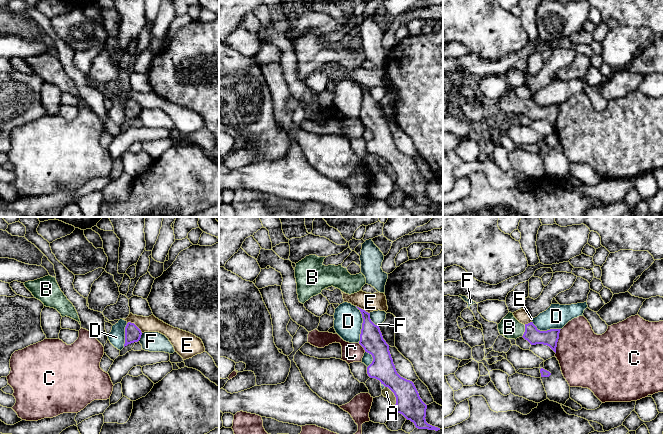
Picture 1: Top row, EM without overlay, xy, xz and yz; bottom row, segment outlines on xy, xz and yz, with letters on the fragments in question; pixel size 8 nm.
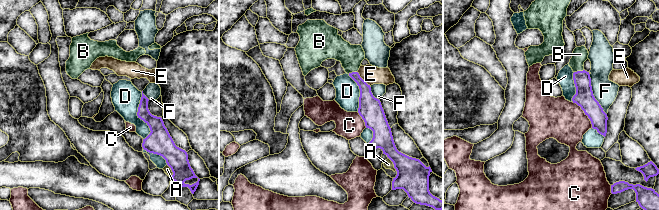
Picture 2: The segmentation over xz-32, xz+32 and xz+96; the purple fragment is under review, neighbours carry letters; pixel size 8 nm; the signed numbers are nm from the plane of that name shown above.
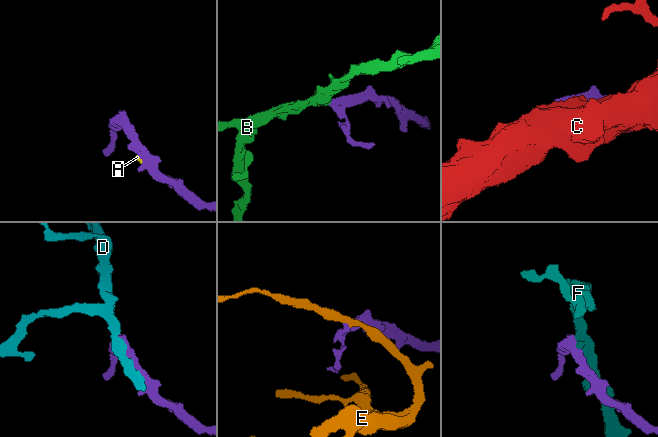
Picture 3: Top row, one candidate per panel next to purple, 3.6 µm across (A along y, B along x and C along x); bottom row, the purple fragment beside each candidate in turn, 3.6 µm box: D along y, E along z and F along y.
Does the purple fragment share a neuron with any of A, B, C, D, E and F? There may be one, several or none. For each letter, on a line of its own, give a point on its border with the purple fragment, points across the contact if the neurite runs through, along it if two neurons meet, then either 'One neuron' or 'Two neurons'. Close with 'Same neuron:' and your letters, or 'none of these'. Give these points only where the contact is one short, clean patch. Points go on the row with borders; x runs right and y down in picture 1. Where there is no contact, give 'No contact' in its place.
A: Touches purple at xz (394, 394). Boundary: xz (385, 386), (395, 397), (394, 405). Two neurons
B: Touches purple at yz (525, 331). Path across: yz (534, 336), (525, 331), (509, 327). One neuron
C: Touches purple at yz (557, 341). Two neurons
D: Touches purple at xz (362, 324). Two neurons
E: Touches purple at xy (135, 325). Boundary: xy (127, 322), (132, 322), (142, 332). Two neurons
F: Touches purple at xz (370, 320). Boundary: xz (369, 313), (369, 318), (378, 326). Two neurons
Same neuron: B

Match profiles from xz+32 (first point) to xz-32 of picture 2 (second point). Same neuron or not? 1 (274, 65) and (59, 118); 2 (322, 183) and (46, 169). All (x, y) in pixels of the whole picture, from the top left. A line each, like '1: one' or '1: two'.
1: one
2: one

